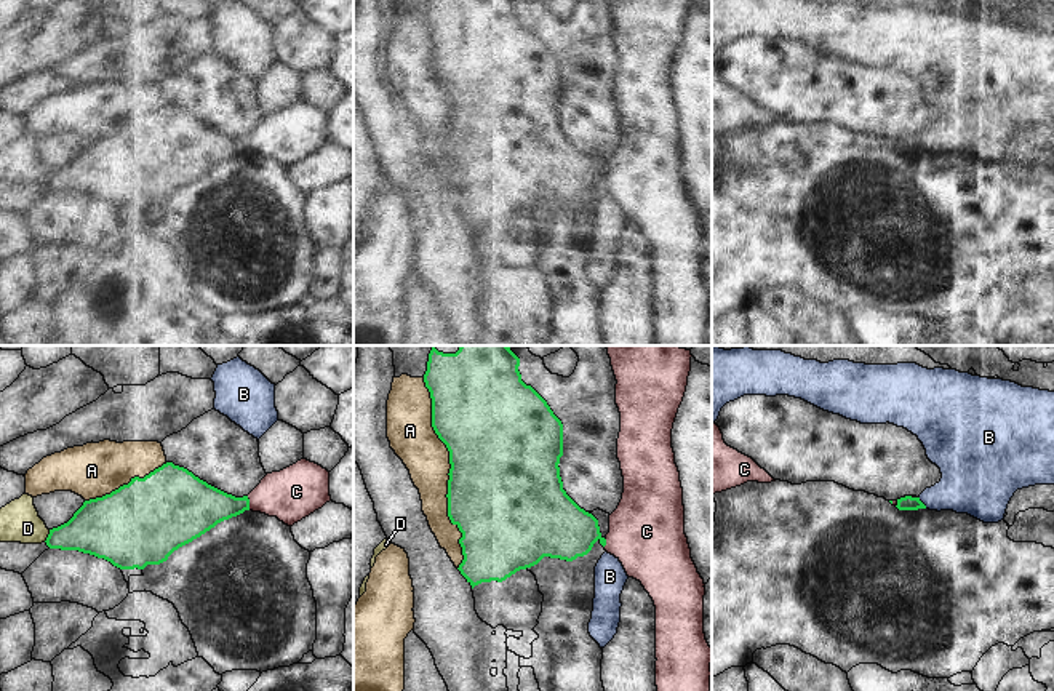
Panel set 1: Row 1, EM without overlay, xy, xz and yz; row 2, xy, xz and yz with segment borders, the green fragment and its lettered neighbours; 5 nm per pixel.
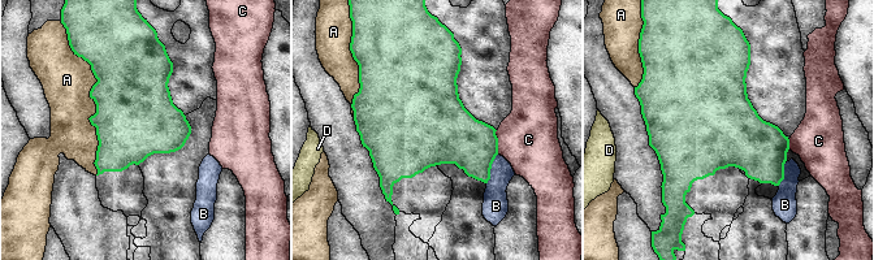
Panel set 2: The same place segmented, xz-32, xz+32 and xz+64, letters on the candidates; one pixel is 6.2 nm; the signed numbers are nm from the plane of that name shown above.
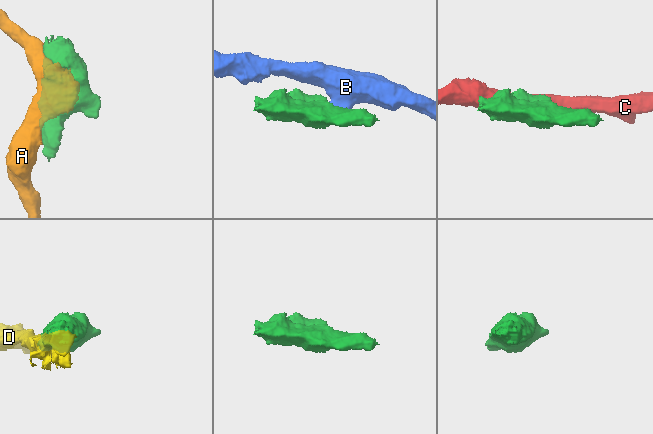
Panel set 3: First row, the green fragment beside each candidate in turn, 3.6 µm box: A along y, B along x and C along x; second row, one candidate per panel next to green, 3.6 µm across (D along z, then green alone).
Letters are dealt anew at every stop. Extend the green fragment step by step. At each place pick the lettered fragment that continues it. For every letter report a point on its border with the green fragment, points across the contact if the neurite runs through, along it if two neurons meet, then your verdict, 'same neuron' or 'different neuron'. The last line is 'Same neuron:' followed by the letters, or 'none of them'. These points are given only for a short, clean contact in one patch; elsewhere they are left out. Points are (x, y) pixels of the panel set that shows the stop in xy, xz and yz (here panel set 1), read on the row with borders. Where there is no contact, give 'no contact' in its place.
A: xz (448, 474) | different neuron
B: yz (922, 503) | along yz (918, 496), (926, 507) | different neuron
C: xy (248, 503) | along xy (247, 496), (250, 509) | different neuron
D: xy (48, 536) | different neuron
Same neuron: none of them

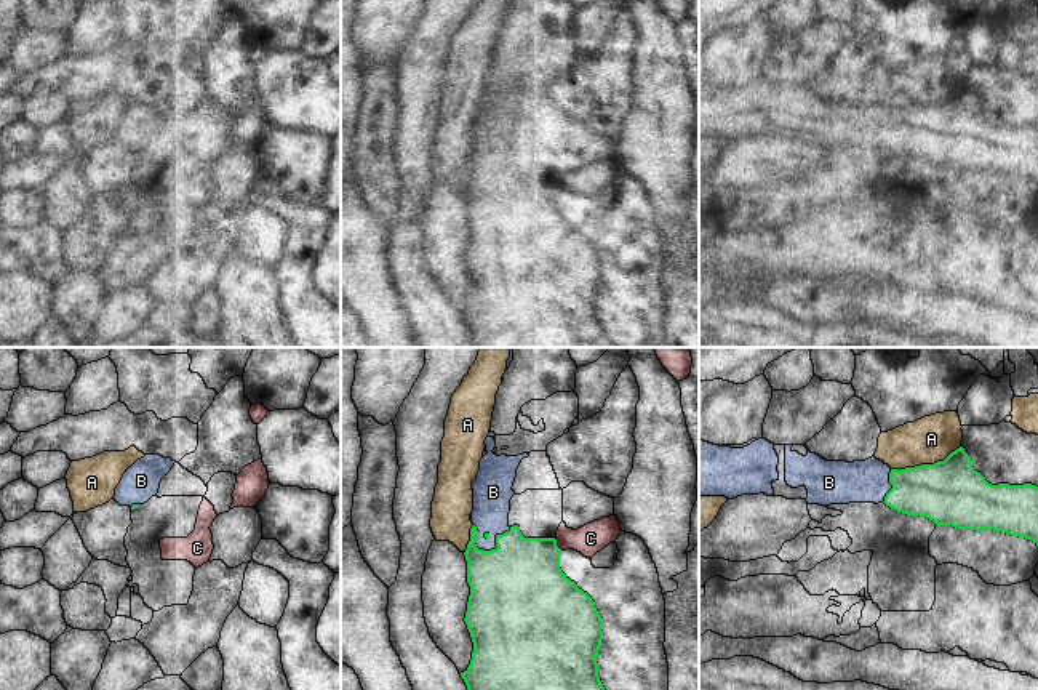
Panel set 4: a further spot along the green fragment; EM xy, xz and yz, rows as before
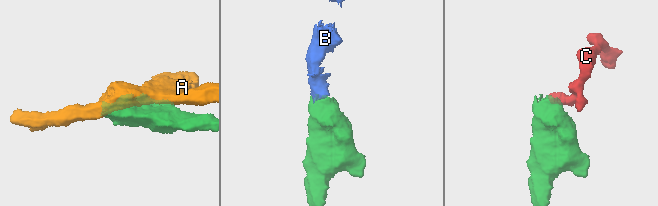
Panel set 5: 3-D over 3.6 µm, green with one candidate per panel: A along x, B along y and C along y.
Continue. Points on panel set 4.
A: yz (925, 465) | different neuron
B: xz (496, 545) | across xz (517, 589), (496, 554), (496, 545), (491, 495) | same neuron
C: xz (555, 545) | along xz (555, 540), (562, 549) | different neuron
Same neuron: B

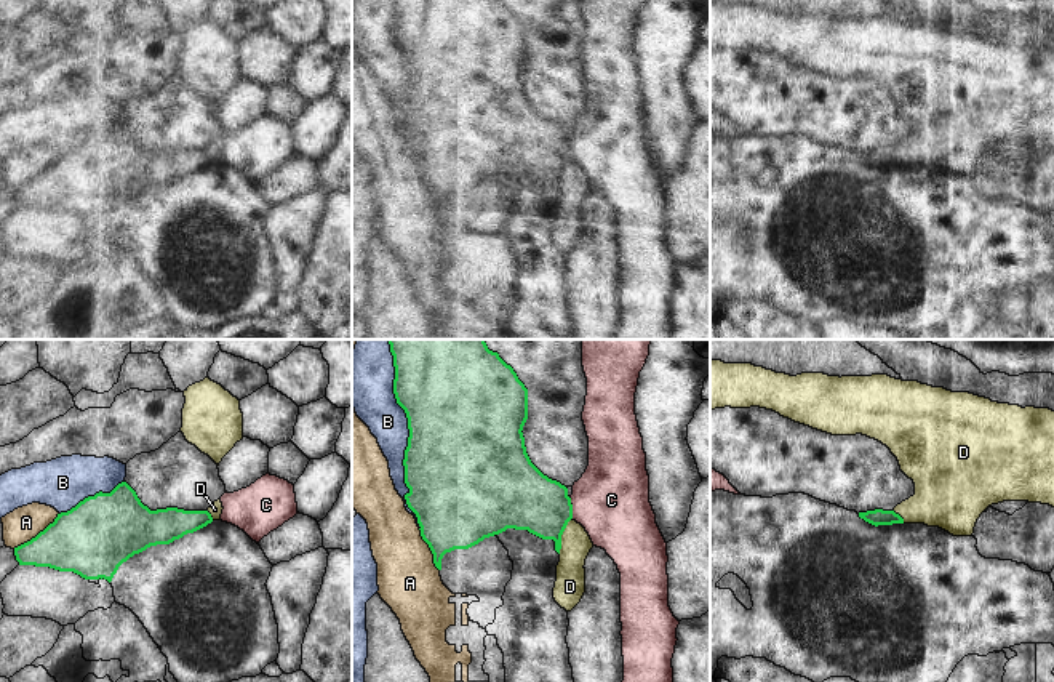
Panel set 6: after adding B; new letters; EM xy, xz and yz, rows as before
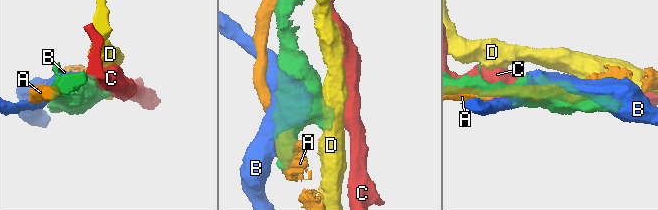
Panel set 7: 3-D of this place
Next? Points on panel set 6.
A: xy (39, 533) | different neuron
B: xz (410, 434) | different neuron
C: xz (571, 508) | along xz (570, 498), (573, 517) | different neuron
D: xz (562, 533) | along xz (571, 517), (562, 535), (558, 553) | different neuron
Same neuron: none of them

